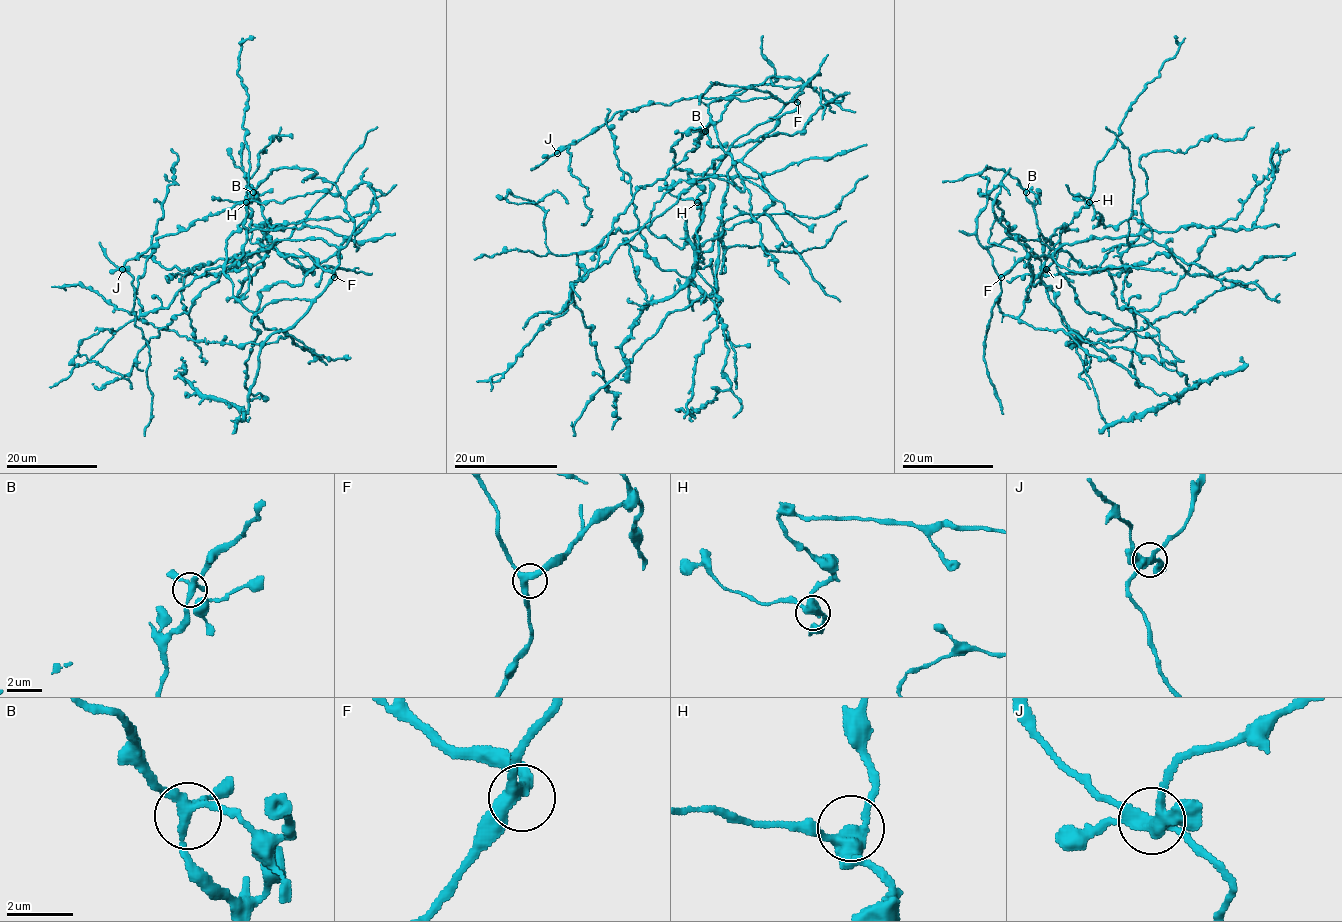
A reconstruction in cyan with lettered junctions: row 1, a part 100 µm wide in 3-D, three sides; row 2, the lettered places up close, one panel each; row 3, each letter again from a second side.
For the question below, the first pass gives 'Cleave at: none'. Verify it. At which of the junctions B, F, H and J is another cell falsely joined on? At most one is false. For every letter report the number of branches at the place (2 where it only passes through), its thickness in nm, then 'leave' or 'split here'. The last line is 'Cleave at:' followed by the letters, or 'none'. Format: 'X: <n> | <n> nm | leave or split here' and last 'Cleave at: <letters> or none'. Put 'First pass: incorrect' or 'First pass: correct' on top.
First pass: incorrect
B: 4 | 280 nm | leave
F: 3 | 340 nm | leave
H: 3 | 360 nm | leave
J: 4 | 360 nm | split here
Cleave at: J

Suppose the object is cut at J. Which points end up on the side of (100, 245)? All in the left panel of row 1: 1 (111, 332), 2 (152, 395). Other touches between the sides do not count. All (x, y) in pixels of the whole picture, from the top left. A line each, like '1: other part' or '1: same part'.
1: other part
2: same part

